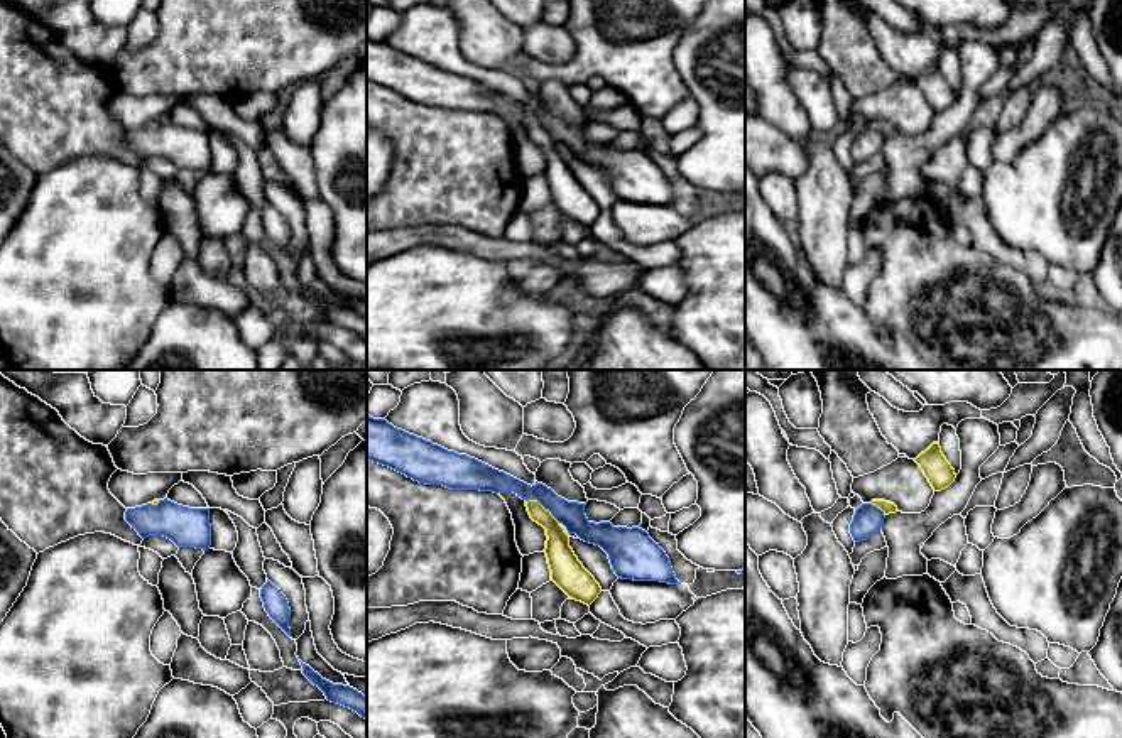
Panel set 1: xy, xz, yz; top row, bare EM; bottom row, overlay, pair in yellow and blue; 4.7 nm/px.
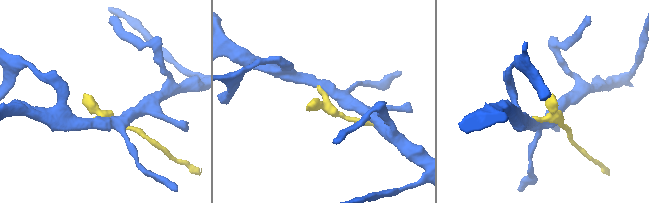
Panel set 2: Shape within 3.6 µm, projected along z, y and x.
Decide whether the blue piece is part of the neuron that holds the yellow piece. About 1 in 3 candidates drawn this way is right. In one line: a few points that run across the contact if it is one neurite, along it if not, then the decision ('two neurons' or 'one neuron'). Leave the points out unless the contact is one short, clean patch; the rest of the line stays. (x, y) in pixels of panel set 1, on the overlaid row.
line xz (560, 554), (550, 514), (541, 505), (550, 510), (571, 514); one neuron

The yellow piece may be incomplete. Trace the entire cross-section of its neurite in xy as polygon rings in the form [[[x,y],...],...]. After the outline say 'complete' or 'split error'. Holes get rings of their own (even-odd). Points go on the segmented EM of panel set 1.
[[[164,498],[127,508],[125,520],[142,539],[164,535],[177,547],[203,551],[211,545],[210,508],[189,508]]] | split error

